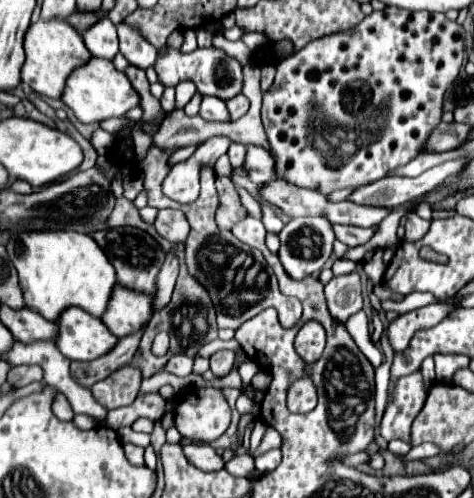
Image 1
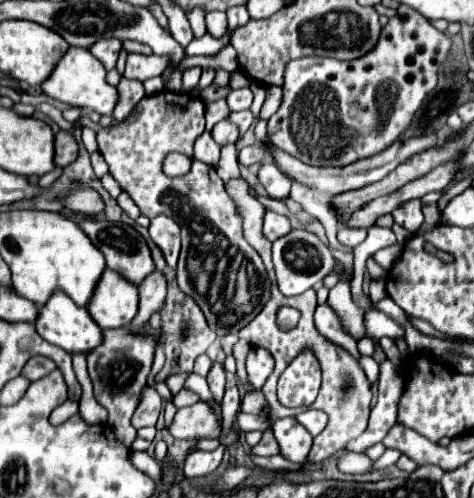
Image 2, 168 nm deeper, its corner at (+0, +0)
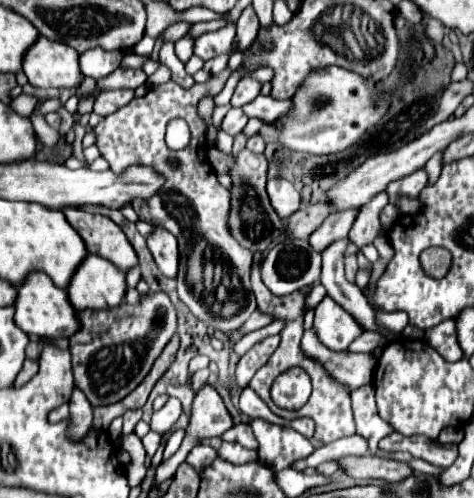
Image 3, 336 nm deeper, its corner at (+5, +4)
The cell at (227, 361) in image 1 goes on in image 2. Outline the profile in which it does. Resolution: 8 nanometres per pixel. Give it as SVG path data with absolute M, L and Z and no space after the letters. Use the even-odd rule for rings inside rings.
M217 361L213 363L213 367L207 375L207 383L209 383L209 389L215 397L215 401L221 403L223 391L225 391L225 367L223 367L223 363L217 363Z

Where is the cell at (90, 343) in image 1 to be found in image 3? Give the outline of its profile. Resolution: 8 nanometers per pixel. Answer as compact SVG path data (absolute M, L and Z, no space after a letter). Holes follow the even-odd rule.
M32 271L26 275L22 285L18 287L18 297L14 301L14 323L24 331L24 333L34 333L38 337L70 337L74 331L78 331L78 317L76 311L70 307L70 301L66 297L64 289L58 289L46 273Z

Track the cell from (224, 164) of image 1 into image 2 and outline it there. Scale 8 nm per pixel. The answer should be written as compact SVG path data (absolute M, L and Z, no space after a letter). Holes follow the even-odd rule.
M239 111L239 113L229 113L229 117L227 117L227 121L231 121L231 123L235 123L237 127L239 127L240 137L238 141L245 135L245 131L249 129L249 125L253 123L253 113L251 111Z

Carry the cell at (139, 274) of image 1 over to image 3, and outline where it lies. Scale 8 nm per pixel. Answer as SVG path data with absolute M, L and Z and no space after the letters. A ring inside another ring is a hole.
M64 207L62 211L68 223L74 227L74 231L82 237L88 253L106 257L108 261L118 265L118 269L122 271L138 263L138 257L132 245L128 243L126 235L112 219L104 215L92 215L76 207Z

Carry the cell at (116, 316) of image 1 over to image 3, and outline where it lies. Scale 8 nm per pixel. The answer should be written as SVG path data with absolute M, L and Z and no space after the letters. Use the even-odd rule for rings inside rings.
M86 255L66 287L70 305L82 309L108 309L122 303L126 293L124 271L98 255Z

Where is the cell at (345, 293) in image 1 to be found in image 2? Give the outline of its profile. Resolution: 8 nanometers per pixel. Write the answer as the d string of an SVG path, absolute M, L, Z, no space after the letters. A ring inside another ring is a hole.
M327 301L317 307L317 311L315 311L315 325L317 325L319 333L323 333L329 341L333 341L335 345L343 345L343 349L347 349L349 353L353 353L353 357L359 359L357 341L343 329L341 317L329 307Z

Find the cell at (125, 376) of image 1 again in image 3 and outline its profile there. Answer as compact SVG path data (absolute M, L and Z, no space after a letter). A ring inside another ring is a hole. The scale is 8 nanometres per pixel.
M168 293L140 295L136 305L122 301L112 309L78 311L80 329L70 335L74 385L96 405L110 405L134 391L176 331L176 309Z

